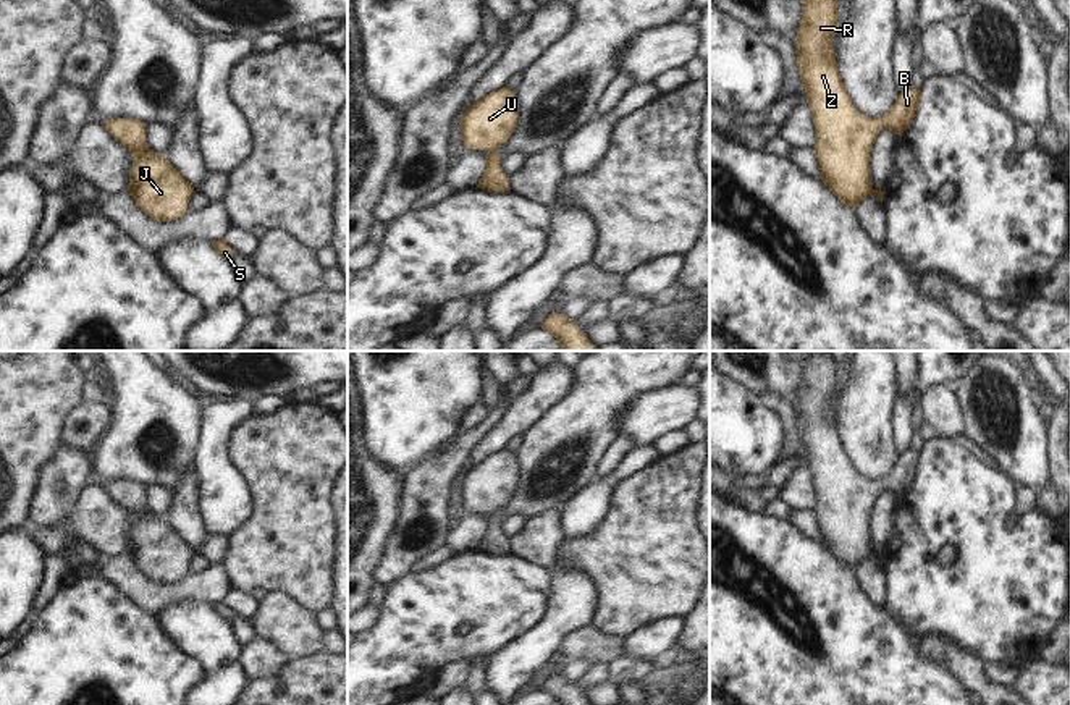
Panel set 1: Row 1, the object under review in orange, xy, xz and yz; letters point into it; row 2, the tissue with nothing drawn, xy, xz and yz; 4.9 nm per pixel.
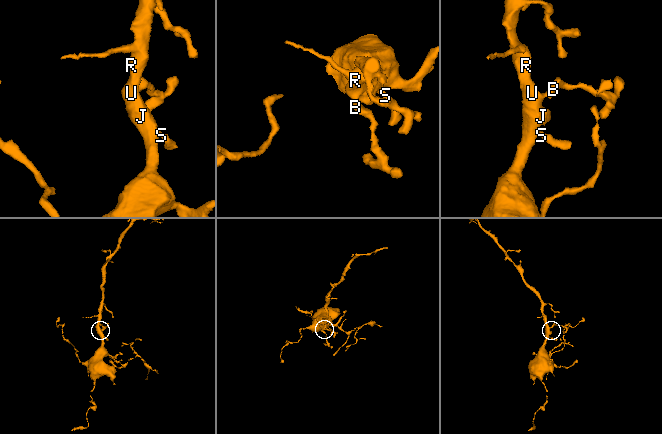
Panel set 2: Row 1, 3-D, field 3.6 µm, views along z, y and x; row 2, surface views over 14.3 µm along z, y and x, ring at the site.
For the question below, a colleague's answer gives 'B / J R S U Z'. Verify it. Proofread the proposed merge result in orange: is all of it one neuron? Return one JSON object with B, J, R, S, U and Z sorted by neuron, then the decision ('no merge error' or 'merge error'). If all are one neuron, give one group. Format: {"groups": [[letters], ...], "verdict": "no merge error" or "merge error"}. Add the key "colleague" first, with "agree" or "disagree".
{"colleague": "disagree", "groups": [["B", "J", "R", "S", "U", "Z"]], "verdict": "no merge error"}

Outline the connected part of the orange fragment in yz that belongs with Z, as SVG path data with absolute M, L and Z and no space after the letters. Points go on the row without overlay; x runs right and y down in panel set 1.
M807 351L797 393L797 432L816 495L819 542L847 569L874 556L883 563L886 553L871 548L870 514L883 492L897 498L912 487L921 453L908 448L892 471L868 480L850 464L837 432L832 399L837 396L837 359L831 351Z

